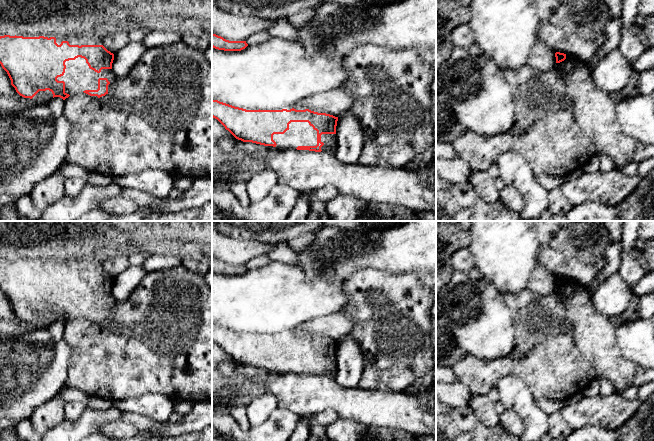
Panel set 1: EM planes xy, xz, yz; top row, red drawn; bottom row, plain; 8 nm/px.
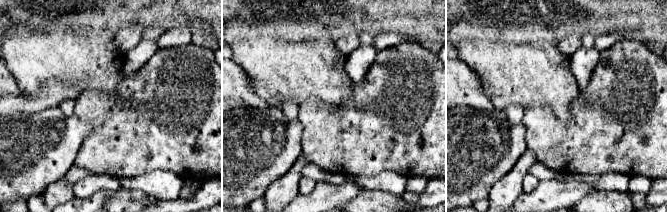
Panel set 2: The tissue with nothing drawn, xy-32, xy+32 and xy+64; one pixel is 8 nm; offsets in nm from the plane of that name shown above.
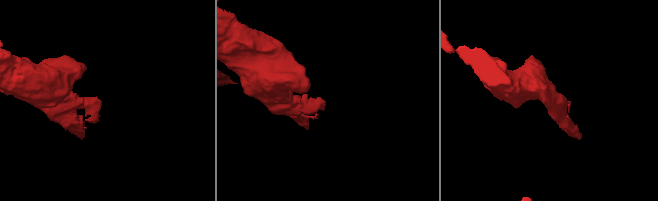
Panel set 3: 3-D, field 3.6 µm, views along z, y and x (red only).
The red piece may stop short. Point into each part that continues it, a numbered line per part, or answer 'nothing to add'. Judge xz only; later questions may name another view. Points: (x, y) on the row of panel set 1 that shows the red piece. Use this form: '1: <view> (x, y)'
1: xz (300, 133)

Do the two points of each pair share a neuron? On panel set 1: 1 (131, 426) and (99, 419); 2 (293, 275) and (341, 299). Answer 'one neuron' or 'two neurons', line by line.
1: two neurons
2: one neuron

